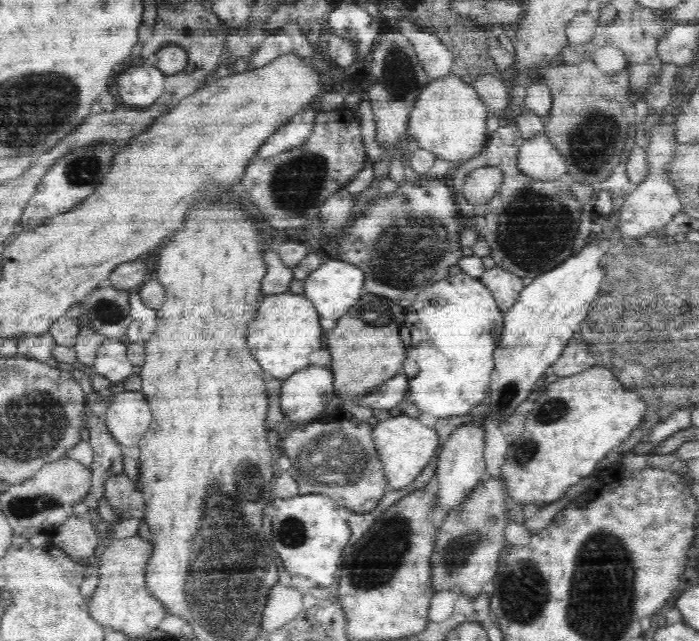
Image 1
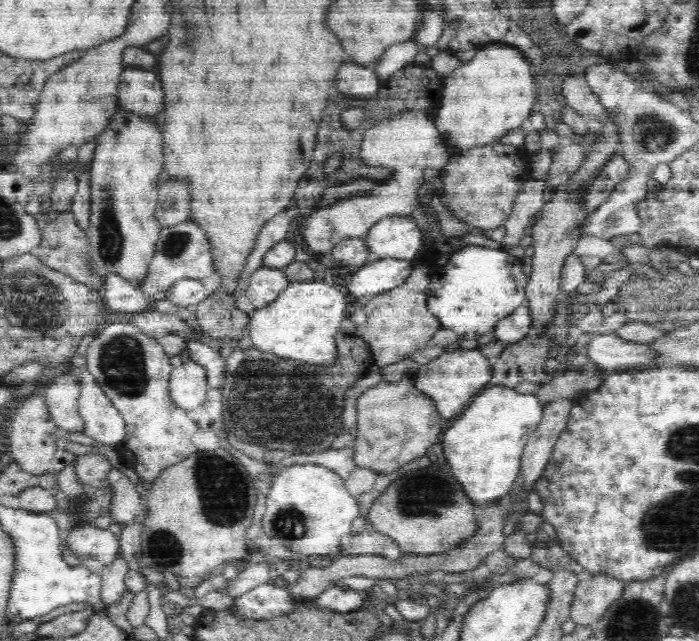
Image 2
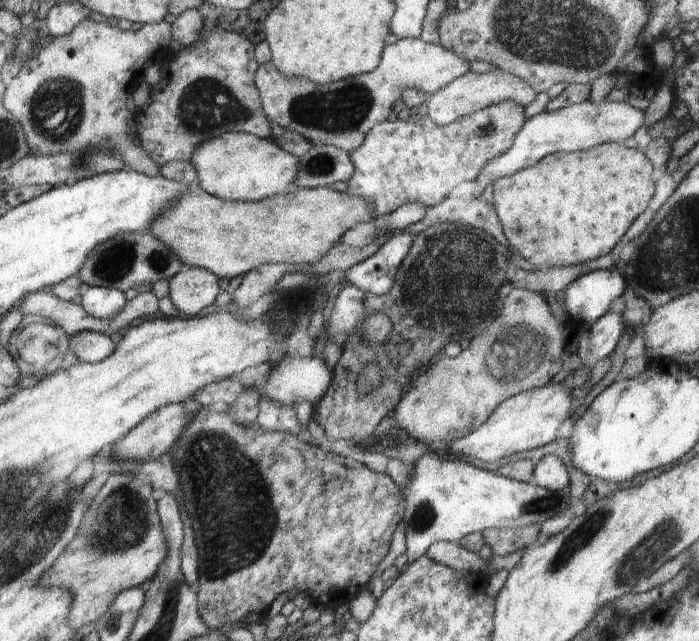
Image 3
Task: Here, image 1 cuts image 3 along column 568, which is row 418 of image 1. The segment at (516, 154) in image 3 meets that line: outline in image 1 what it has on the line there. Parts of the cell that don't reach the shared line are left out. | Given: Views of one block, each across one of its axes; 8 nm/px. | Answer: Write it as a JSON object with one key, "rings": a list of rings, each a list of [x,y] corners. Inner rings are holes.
{"rings":[[[125,390],[108,398],[105,418],[108,432],[123,447],[138,446],[152,424],[152,412],[142,392]]]}

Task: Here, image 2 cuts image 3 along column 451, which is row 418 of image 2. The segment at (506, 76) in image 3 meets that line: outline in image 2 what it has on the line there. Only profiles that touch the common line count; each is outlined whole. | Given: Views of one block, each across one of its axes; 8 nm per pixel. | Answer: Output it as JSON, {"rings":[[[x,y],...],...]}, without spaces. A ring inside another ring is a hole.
{"rings":[[[87,368],[77,371],[77,377],[81,388],[78,410],[84,421],[83,433],[102,445],[117,447],[126,437],[122,414]]]}

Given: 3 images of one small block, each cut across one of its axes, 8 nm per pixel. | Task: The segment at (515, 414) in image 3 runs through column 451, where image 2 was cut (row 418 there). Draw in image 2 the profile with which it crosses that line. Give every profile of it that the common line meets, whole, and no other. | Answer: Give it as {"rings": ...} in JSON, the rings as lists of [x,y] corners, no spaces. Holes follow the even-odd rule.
{"rings":[[[459,348],[454,352],[446,351],[436,360],[432,359],[426,364],[419,365],[413,380],[420,391],[434,399],[440,416],[450,423],[467,408],[478,394],[478,390],[488,385],[490,378],[492,366],[488,358],[480,352],[480,348],[470,350]]]}

